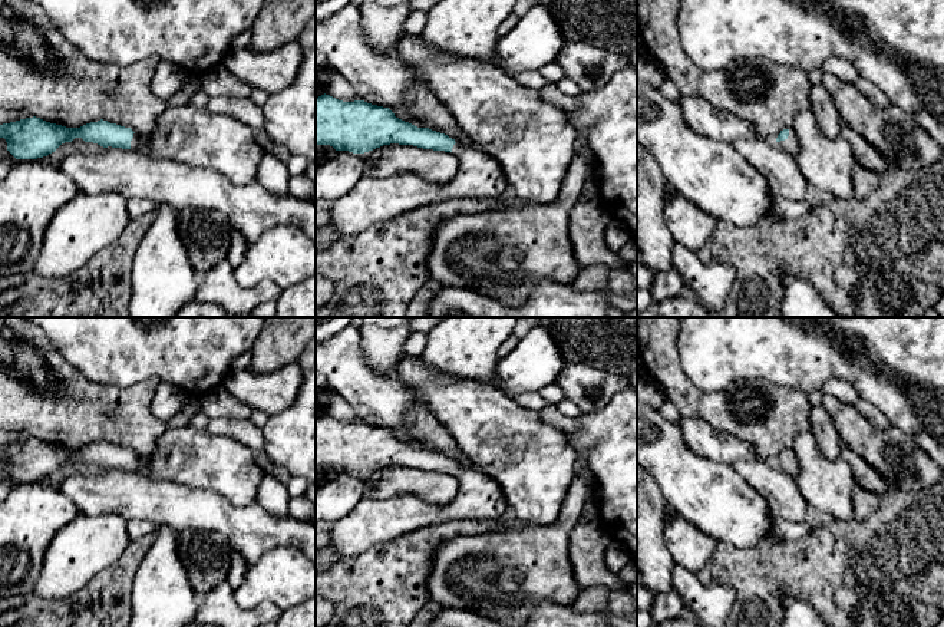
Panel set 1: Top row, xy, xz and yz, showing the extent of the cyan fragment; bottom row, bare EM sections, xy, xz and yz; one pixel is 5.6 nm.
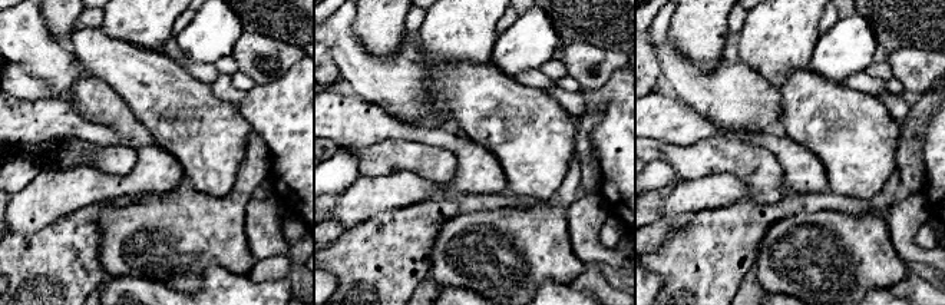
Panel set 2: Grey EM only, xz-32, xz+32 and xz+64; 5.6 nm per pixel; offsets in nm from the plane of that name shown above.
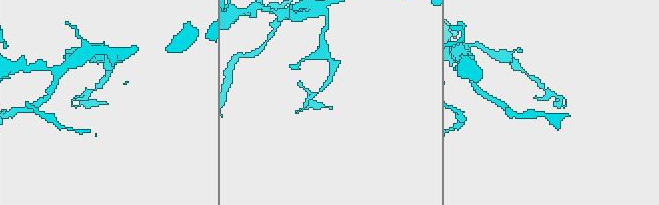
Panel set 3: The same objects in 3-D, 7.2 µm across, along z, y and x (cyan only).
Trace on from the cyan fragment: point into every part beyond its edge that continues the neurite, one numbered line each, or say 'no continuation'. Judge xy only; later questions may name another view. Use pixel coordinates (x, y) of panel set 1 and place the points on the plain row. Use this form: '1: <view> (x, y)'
1: xy (138, 464)

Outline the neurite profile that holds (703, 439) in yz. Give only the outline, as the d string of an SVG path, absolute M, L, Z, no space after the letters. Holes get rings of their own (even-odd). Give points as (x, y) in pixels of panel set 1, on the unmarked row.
M680 418L679 428L684 443L699 456L733 465L759 459L753 448L697 418Z

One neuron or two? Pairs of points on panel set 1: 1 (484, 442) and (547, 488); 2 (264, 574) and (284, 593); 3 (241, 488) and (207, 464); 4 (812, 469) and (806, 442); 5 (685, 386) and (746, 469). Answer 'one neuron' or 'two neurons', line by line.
1: one neuron
2: one neuron
3: one neuron
4: one neuron
5: two neurons

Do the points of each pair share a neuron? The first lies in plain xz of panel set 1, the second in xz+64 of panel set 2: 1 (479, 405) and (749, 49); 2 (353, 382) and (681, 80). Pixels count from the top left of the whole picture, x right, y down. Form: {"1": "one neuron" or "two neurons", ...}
{"1": "two neurons", "2": "one neuron"}

